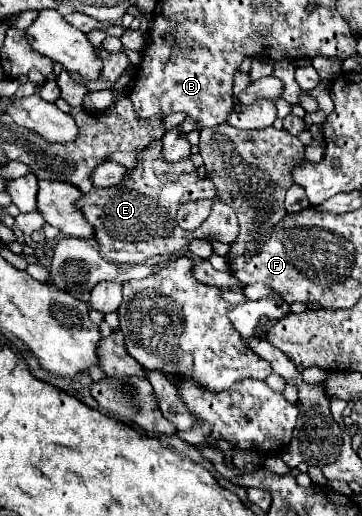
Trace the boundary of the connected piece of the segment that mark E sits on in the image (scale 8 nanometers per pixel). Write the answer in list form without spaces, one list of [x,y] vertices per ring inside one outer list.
[[[155,140],[153,144],[149,144],[147,148],[143,148],[137,154],[137,166],[127,170],[125,180],[121,180],[121,184],[117,184],[113,188],[93,188],[91,192],[83,194],[77,200],[77,208],[83,212],[85,220],[93,226],[93,238],[99,244],[99,250],[105,256],[105,260],[119,262],[119,264],[127,264],[127,262],[141,264],[153,256],[179,252],[191,242],[193,234],[183,230],[175,220],[179,204],[183,204],[187,200],[213,200],[213,198],[215,198],[215,188],[213,188],[211,180],[199,178],[195,166],[191,162],[177,162],[177,164],[163,162],[161,140]]]

